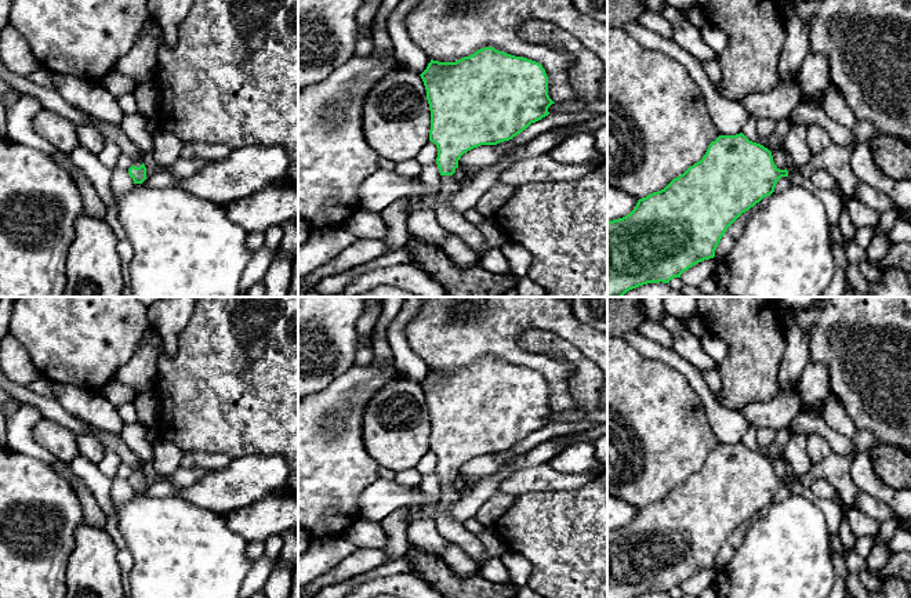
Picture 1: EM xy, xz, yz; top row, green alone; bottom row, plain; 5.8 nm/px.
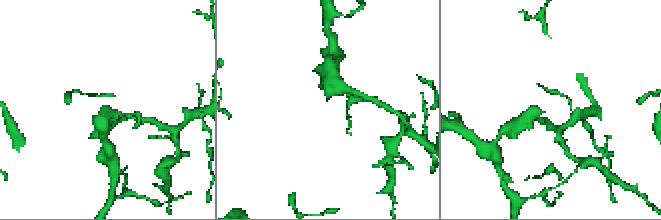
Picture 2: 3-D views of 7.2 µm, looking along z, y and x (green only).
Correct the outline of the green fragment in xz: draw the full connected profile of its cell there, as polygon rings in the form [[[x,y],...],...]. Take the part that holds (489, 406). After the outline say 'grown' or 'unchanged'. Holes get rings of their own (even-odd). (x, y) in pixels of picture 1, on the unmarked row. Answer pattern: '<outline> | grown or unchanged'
[[[494,356],[480,358],[456,372],[431,369],[420,385],[427,399],[431,420],[429,450],[438,457],[436,474],[442,494],[435,526],[446,541],[457,544],[480,568],[486,562],[483,543],[449,512],[461,497],[454,488],[458,470],[480,454],[509,450],[531,432],[548,425],[548,417],[555,413],[548,405],[548,385],[541,373]]] | grown

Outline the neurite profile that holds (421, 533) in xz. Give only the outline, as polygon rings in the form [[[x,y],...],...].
[[[424,507],[410,510],[411,521],[407,526],[407,540],[411,547],[443,558],[447,541],[439,534],[435,522],[421,518]]]

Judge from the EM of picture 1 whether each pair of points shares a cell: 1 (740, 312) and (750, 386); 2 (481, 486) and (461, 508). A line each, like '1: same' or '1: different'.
1: same
2: same

